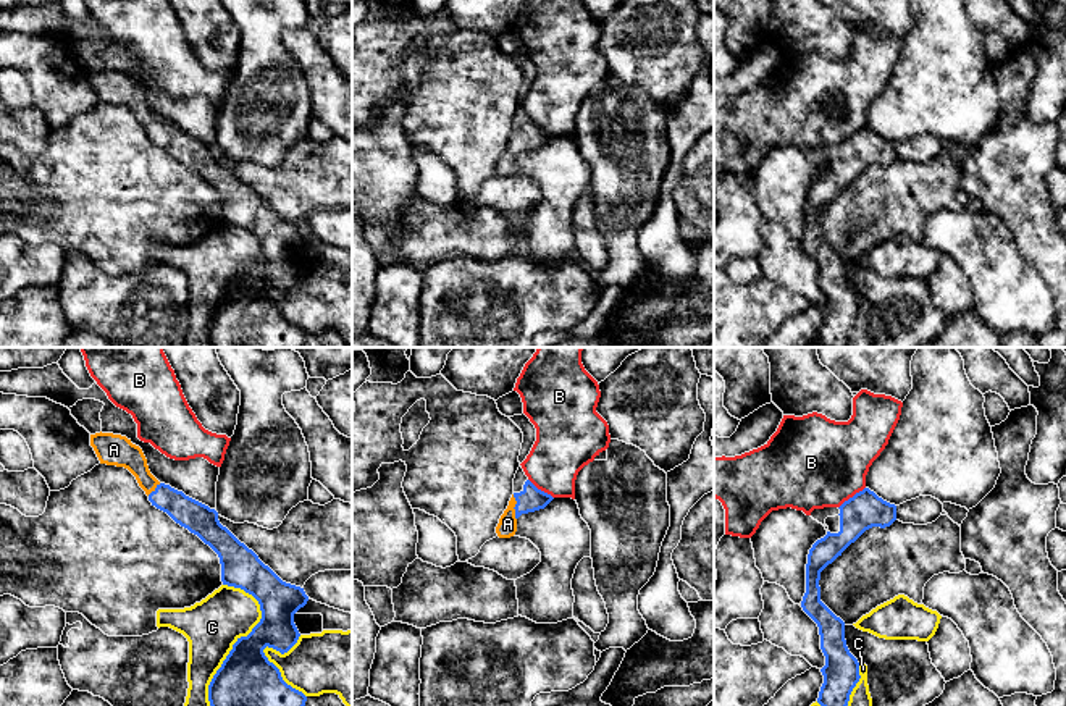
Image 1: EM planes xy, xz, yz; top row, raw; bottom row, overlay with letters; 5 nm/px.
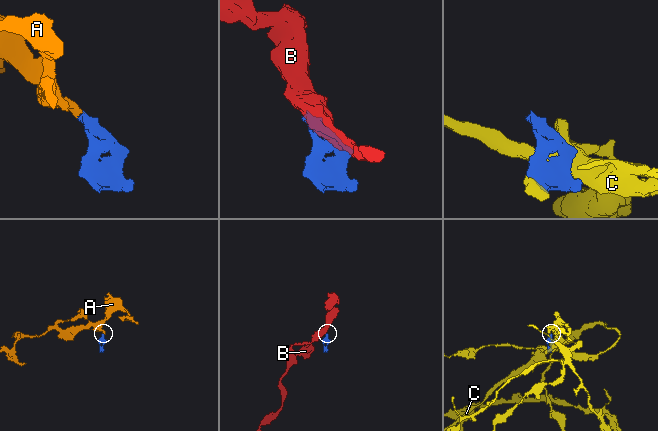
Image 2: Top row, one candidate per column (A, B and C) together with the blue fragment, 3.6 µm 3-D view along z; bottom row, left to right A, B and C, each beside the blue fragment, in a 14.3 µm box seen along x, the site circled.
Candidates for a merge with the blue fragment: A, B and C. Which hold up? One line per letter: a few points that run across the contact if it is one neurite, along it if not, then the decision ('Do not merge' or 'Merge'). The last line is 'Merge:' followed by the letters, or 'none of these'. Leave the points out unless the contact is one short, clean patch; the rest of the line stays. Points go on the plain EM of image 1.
A: Line: xz (530, 138), (514, 146), (507, 162). Merge
B: Line: yz (864, 125), (839, 146). Do not merge
C: Do not merge
Merge: A

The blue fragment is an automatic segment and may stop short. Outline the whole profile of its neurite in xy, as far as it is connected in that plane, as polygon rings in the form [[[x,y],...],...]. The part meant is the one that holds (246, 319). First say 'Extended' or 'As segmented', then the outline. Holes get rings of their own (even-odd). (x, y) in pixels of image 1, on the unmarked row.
Extended. [[[100,69],[90,73],[90,84],[100,102],[128,107],[149,134],[152,144],[166,150],[176,162],[197,173],[218,192],[223,223],[244,228],[260,242],[260,260],[247,275],[237,276],[208,323],[212,347],[302,347],[307,334],[283,318],[279,307],[268,299],[263,288],[268,284],[284,292],[297,281],[300,271],[294,262],[294,252],[308,239],[304,226],[283,220],[252,187],[220,162],[215,147],[186,134],[170,123],[160,121],[150,111],[142,87],[132,82],[131,78],[121,73]]]

